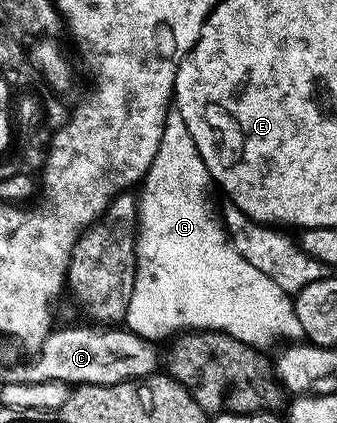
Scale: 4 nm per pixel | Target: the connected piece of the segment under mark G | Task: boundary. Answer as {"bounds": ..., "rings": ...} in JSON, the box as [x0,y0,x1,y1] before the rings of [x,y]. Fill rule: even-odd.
{"bounds":[126,111,303,351],"rings":[[[178,111],[170,114],[161,131],[161,147],[153,155],[153,163],[144,175],[137,193],[138,226],[135,235],[136,277],[132,298],[129,299],[126,328],[149,341],[158,342],[159,337],[174,338],[184,331],[214,331],[227,333],[246,345],[254,345],[263,351],[274,341],[295,343],[303,337],[301,319],[295,314],[292,294],[267,280],[264,272],[239,255],[234,243],[223,226],[223,218],[217,208],[217,201],[211,198],[213,182],[181,119]]]}

